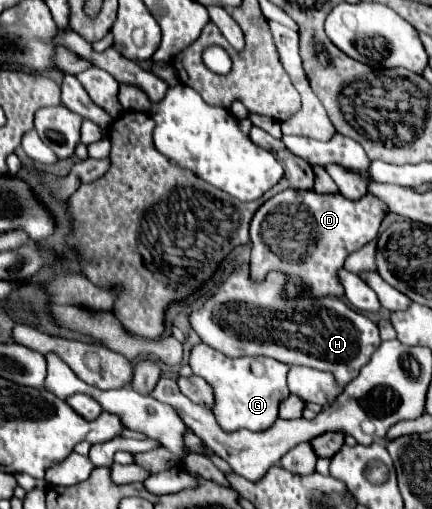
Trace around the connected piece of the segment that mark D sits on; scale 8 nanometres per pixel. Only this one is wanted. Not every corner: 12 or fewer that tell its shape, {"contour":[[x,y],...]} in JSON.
{"contour":[[283,190],[253,216],[251,278],[343,296],[389,206]]}

